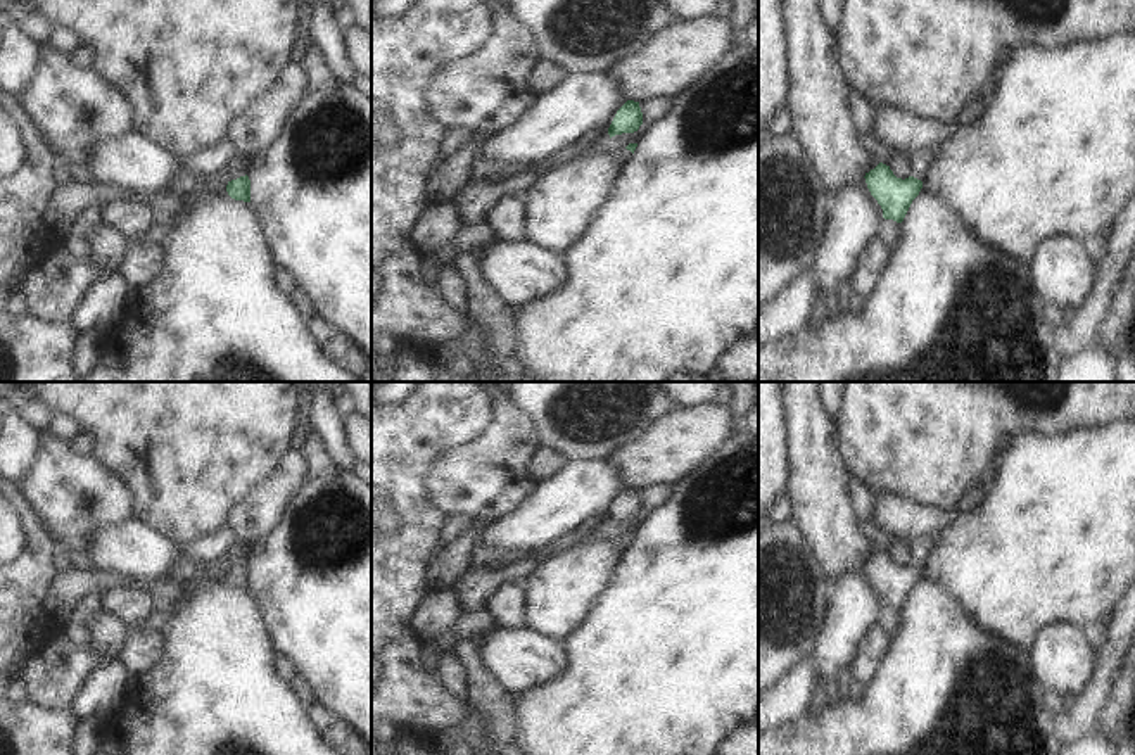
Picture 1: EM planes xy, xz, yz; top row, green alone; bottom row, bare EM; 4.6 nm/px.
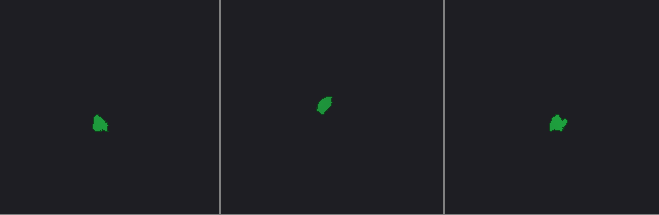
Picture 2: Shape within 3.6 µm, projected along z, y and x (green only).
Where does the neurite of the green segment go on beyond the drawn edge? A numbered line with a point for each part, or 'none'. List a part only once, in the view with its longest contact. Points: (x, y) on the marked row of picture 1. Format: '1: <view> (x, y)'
1: xy (239, 166)

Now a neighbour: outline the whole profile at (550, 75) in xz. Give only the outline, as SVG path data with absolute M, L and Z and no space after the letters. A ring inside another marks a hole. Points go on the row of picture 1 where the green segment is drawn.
M544 59L532 74L532 85L542 95L561 86L570 74L563 64Z

